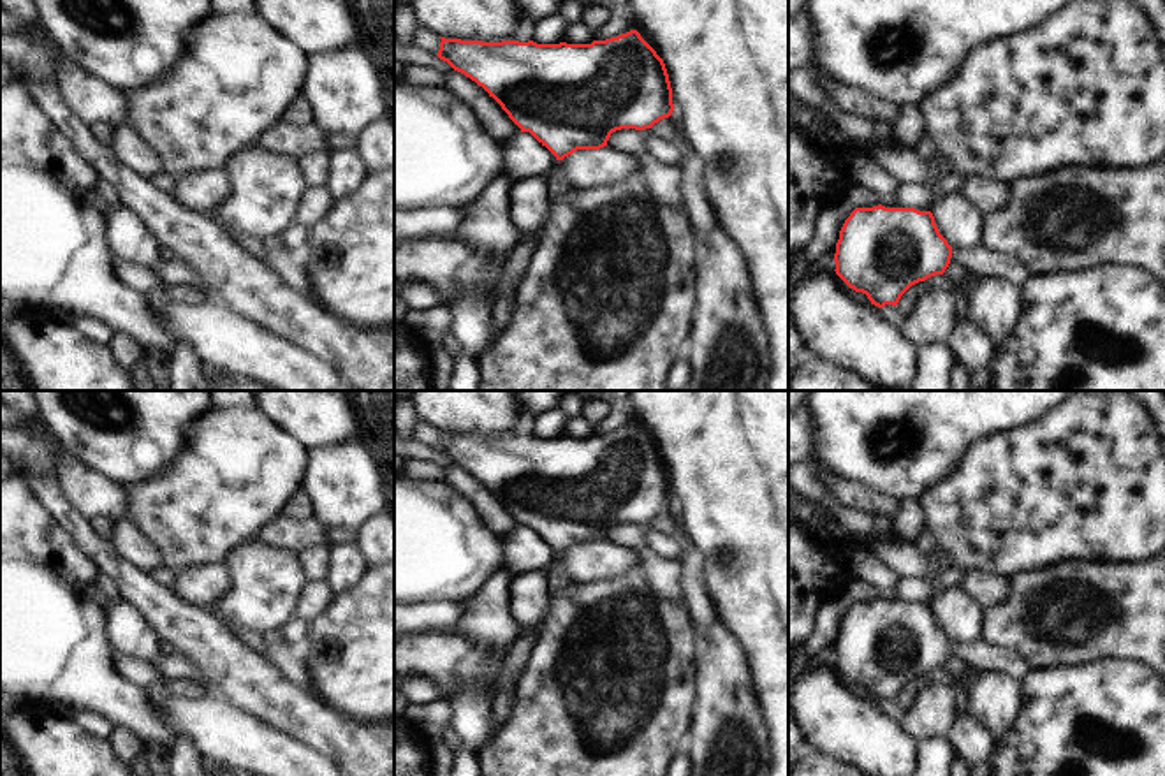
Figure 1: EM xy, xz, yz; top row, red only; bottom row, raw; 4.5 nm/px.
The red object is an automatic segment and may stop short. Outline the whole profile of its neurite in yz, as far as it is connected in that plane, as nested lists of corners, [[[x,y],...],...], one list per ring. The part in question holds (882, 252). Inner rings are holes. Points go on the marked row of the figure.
[[[855,208],[836,243],[836,275],[871,304],[896,306],[915,283],[961,264],[978,278],[1001,278],[1022,289],[1029,269],[1010,253],[978,243],[954,250],[940,234],[931,211],[915,208]]]

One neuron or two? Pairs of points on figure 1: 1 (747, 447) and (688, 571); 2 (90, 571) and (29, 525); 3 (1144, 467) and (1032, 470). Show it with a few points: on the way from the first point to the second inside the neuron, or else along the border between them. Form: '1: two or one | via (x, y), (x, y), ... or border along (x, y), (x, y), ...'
1: two | border along (678, 512), (687, 535), (706, 560), (708, 590)
2: one | via (74, 565), (44, 541)
3: one | via (1116, 470), (1060, 470)

